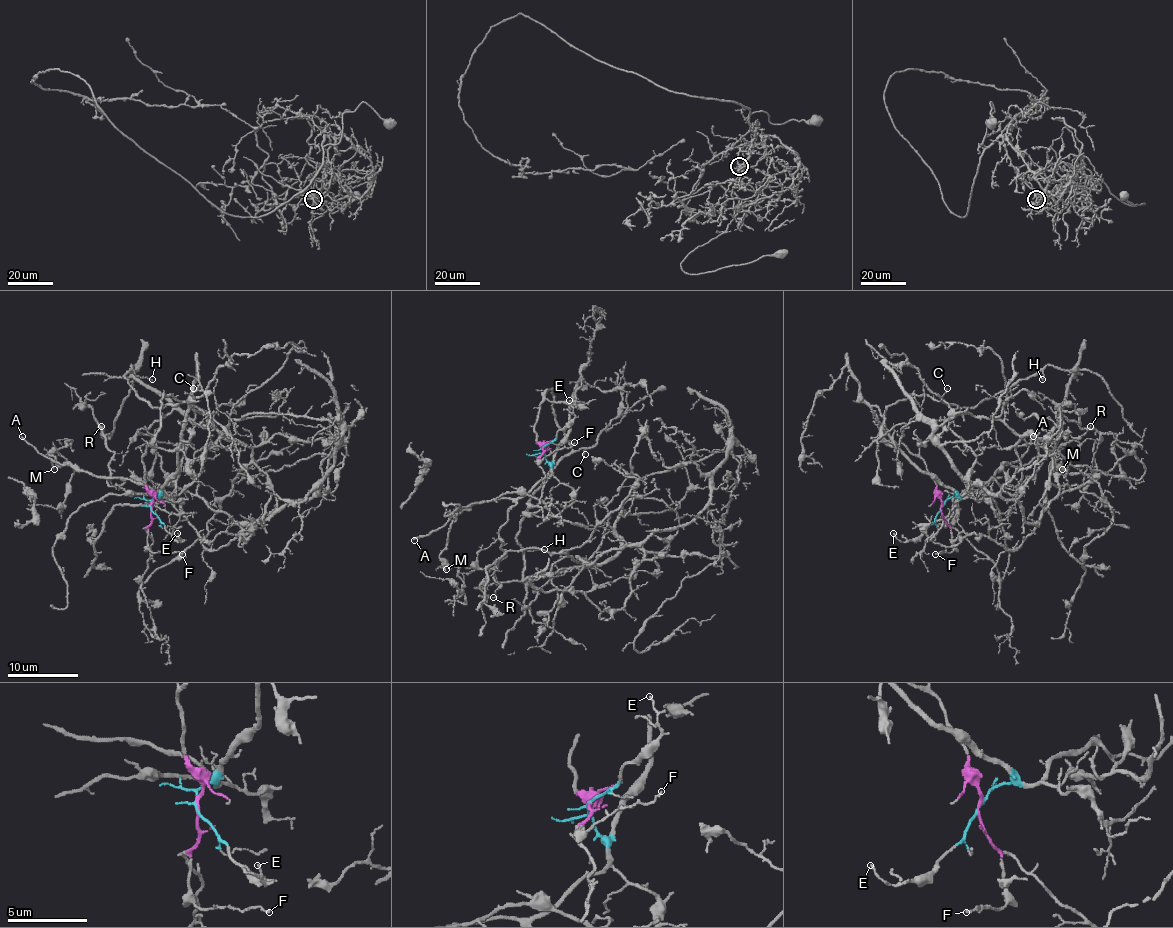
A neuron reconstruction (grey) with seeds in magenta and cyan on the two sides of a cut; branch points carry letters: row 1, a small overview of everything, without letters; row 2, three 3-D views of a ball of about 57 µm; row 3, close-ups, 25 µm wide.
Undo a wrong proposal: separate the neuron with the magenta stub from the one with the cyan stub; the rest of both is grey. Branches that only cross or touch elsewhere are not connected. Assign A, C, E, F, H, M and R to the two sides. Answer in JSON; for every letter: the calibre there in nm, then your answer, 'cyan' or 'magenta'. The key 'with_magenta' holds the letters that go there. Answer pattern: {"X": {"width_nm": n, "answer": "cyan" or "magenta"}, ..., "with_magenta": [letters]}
{"A": {"width_nm": 200, "answer": "cyan"}, "C": {"width_nm": 90, "answer": "magenta"}, "E": {"width_nm": 110, "answer": "cyan"}, "F": {"width_nm": 110, "answer": "magenta"}, "H": {"width_nm": 90, "answer": "magenta"}, "M": {"width_nm": 110, "answer": "cyan"}, "R": {"width_nm": 130, "answer": "cyan"}, "with_magenta": ["C", "F", "H"]}

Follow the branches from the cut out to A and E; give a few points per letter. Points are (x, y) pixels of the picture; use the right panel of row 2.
A: (942, 506), (950, 497), (968, 496), (975, 485), (991, 478), (1024, 454), (1033, 436)
E: (942, 506), (935, 520), (910, 541), (900, 541), (893, 532)

